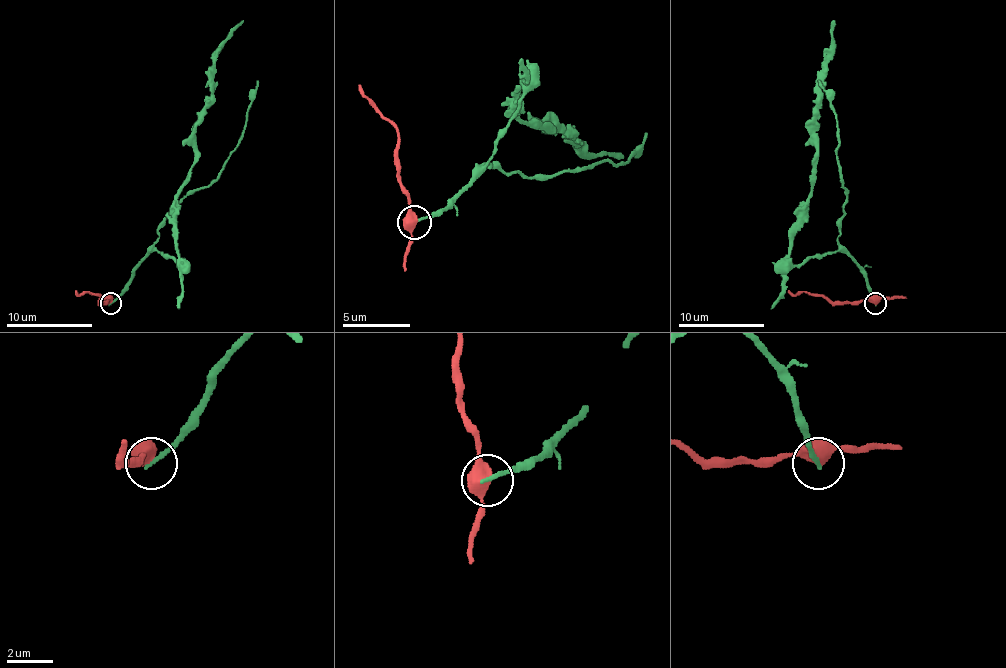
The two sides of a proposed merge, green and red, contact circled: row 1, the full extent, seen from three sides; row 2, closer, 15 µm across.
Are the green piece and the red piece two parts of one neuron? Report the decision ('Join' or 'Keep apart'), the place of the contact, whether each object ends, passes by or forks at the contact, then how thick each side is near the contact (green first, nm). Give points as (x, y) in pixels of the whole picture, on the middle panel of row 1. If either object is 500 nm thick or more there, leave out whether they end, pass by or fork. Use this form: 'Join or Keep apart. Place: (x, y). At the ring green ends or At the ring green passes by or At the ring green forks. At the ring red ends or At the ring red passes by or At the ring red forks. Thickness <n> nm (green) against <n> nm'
Keep apart. Place: (414, 222). At the ring green ends. At the ring red forks. Thickness 190 nm (green) against 400 nm

